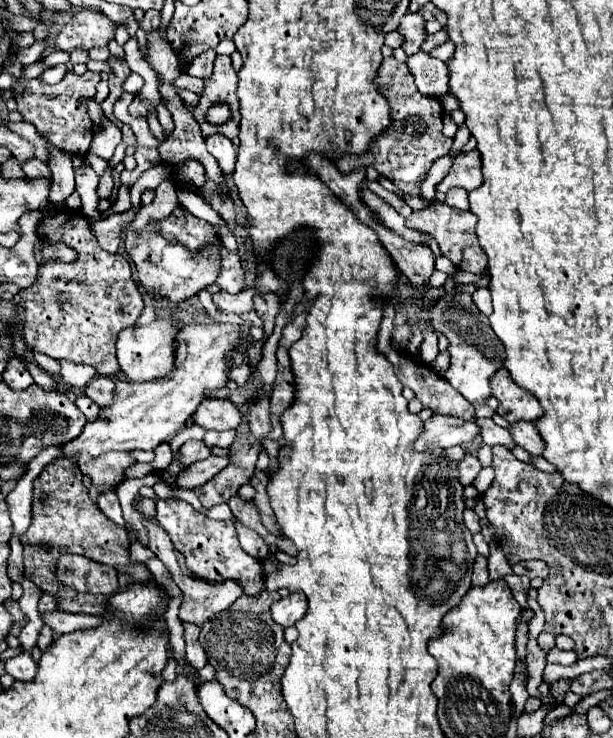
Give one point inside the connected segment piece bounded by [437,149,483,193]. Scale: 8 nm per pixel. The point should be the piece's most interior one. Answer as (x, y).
(466, 172)

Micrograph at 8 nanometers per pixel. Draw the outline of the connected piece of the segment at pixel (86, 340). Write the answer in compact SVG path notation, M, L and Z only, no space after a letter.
M65 209L63 213L41 221L39 233L47 239L69 243L79 251L79 259L69 265L55 263L39 267L35 283L19 291L27 347L33 353L43 353L53 359L87 363L105 377L121 375L115 357L117 335L135 325L145 307L143 297L131 277L129 259L125 255L101 249L95 243L85 215L73 209Z

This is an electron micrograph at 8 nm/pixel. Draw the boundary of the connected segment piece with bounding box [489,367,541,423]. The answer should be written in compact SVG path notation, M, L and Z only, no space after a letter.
M501 367L489 379L489 387L491 387L491 395L499 399L501 417L507 419L509 423L515 423L521 419L535 421L537 415L541 415L539 401L527 391L519 391L519 387L515 387L513 379L507 375L507 369Z

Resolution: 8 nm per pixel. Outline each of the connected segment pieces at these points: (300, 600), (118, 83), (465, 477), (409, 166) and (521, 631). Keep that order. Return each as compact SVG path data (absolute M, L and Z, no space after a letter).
M301 591L291 593L289 597L279 599L271 605L273 619L283 627L295 625L295 621L299 621L305 615L305 611L307 611L307 601L305 601L305 595Z
M111 55L111 57L107 59L107 63L111 65L111 75L109 75L109 89L111 89L111 93L109 93L109 97L101 103L101 107L103 107L105 115L107 115L117 127L123 127L123 123L113 115L113 105L115 105L115 101L125 93L125 91L123 91L123 83L125 83L125 79L131 75L131 69L129 69L129 65L127 65L125 59L119 59L119 57L115 57L115 55Z
M467 453L467 455L463 457L463 461L459 461L459 465L457 465L459 483L461 483L463 487L471 485L471 483L473 483L473 479L477 477L477 473L479 473L479 471L481 471L481 465L479 465L477 457L475 457L475 455L471 455L471 453Z
M395 57L383 59L373 83L391 107L391 127L387 127L381 135L377 135L371 141L371 147L367 151L345 153L339 159L335 159L333 165L341 173L349 173L357 167L373 165L381 175L391 179L403 193L417 195L415 187L419 187L419 183L423 181L423 175L429 171L429 167L433 165L433 161L437 157L449 153L449 147L453 143L453 139L449 139L441 133L443 107L437 99L425 97L417 91L411 71L407 69L405 63L395 61Z
M517 619L517 659L525 659L525 645L527 645L527 623L523 623L523 619Z

